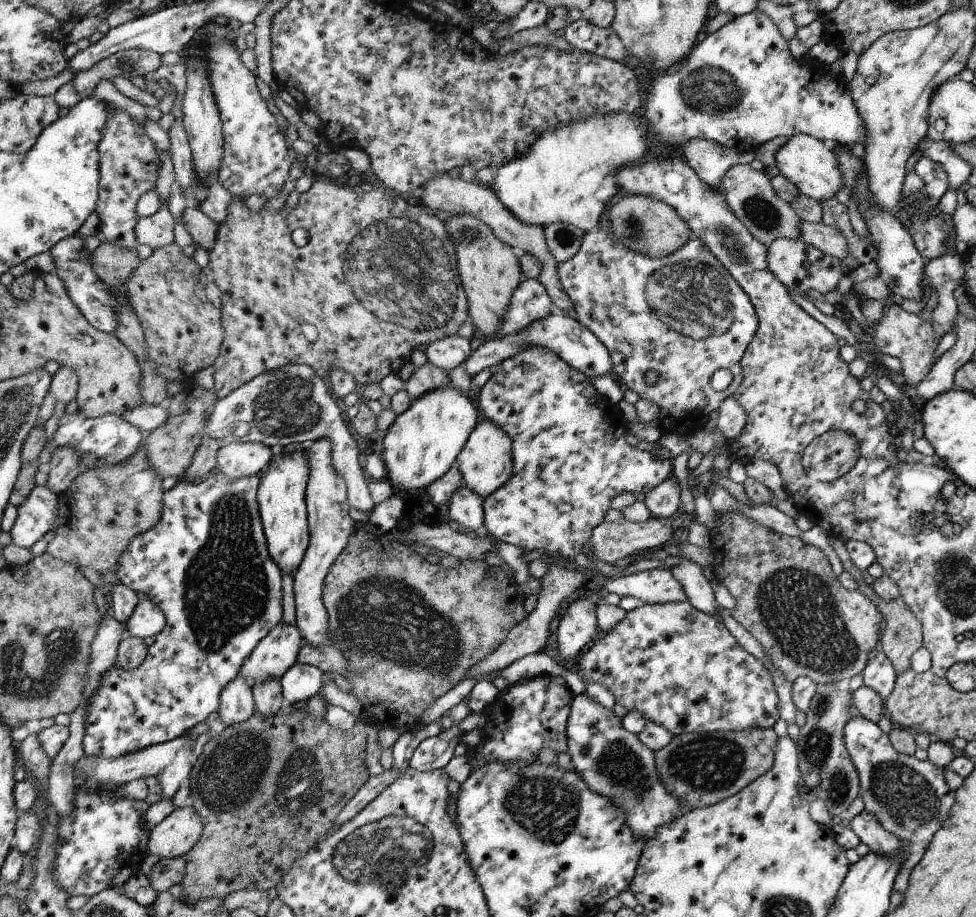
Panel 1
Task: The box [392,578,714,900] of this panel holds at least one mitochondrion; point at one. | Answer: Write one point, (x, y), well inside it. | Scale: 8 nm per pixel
(547, 807)

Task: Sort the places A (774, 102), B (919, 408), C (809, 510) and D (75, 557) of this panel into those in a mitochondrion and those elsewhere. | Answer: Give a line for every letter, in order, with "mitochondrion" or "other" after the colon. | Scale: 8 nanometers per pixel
A: other
B: other
C: other
D: other

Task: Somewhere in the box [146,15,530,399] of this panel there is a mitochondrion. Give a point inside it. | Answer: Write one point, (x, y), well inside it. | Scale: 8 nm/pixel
(398, 271)

